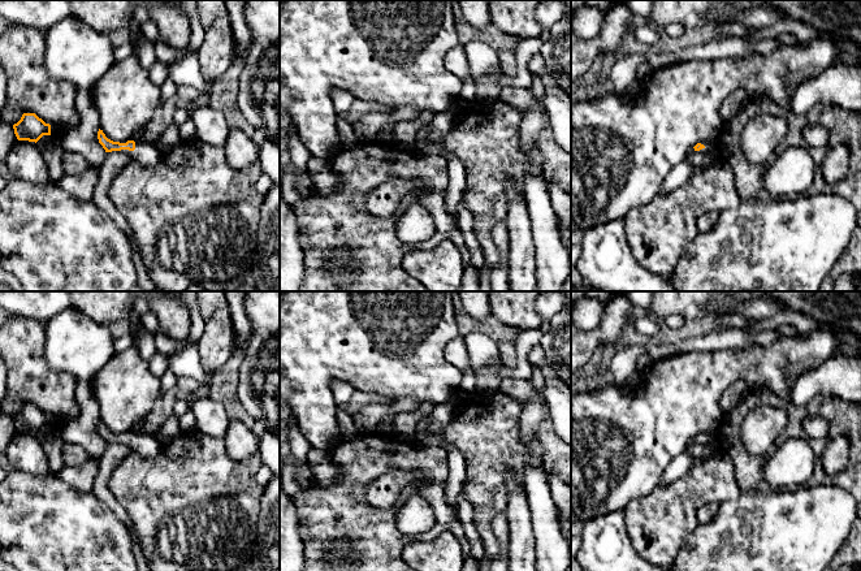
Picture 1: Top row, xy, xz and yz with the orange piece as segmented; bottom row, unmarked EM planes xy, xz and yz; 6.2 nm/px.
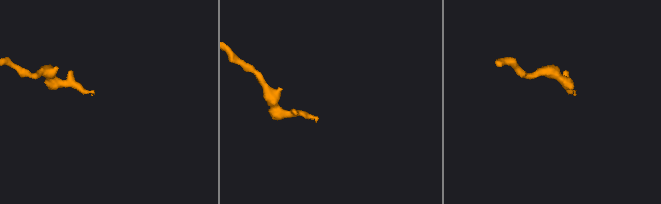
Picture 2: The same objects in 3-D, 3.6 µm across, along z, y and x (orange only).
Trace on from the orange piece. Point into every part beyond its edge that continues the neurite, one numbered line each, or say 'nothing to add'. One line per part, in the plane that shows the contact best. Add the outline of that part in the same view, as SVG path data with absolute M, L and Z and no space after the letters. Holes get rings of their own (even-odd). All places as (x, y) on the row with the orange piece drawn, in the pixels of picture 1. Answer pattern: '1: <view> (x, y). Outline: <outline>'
1: xy (148, 155). Outline: M135 142L135 150L121 150L121 152L130 156L134 161L139 163L143 166L152 168L159 164L161 152L153 143L146 143L146 142Z

